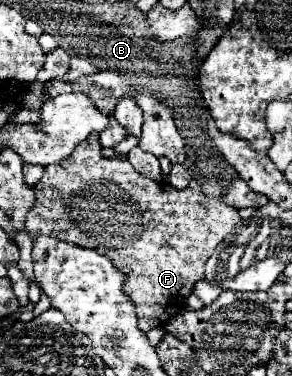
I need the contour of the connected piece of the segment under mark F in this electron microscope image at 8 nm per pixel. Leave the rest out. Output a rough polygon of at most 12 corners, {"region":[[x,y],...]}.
{"region":[[104,158],[46,166],[30,236],[106,254],[142,332],[184,306],[238,208]]}

